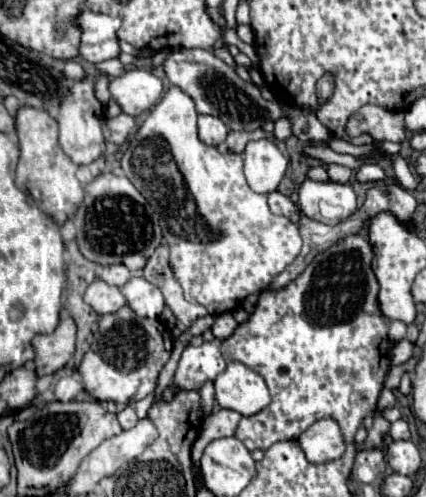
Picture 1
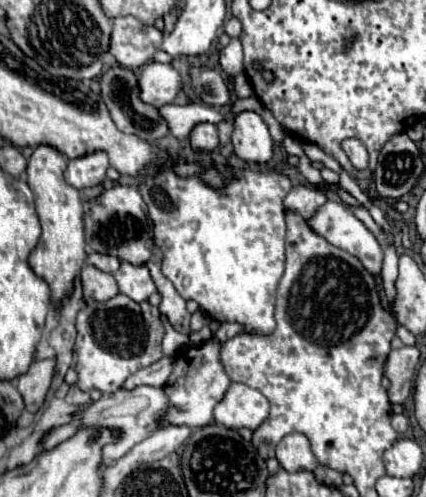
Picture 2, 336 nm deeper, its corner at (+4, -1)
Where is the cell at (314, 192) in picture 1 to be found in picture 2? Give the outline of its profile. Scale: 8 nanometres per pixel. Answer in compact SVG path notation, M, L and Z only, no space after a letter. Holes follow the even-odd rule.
M331 200L325 202L325 204L307 220L307 224L309 224L319 236L323 236L325 240L329 240L329 242L335 244L337 248L343 248L343 250L347 250L349 254L357 256L369 274L373 274L373 276L381 274L383 248L379 246L379 242L375 240L375 236L365 228L365 224L363 224L361 220L357 220L357 218L353 216L353 212L349 212L343 204L331 202Z

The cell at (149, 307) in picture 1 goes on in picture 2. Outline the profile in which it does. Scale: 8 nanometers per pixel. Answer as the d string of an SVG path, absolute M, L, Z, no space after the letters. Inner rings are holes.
M121 262L121 268L113 276L119 284L119 290L131 296L131 300L135 302L143 302L155 292L155 284L147 266L133 266L129 262Z

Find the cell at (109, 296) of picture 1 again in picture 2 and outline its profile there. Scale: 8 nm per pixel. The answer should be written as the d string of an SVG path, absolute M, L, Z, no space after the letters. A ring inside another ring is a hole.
M85 266L81 272L83 294L93 300L111 300L111 296L119 294L117 282L109 272L101 272L95 266Z

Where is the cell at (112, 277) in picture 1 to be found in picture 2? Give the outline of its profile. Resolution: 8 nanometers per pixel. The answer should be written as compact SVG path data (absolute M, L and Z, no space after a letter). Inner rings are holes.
M91 252L91 254L87 256L87 264L95 266L95 268L99 268L99 270L103 270L103 272L111 272L111 274L113 274L113 272L119 268L121 260L115 258L115 256L107 256L107 254Z

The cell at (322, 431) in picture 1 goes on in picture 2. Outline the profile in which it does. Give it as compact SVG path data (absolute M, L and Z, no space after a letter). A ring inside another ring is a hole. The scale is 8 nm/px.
M287 434L275 448L275 458L279 466L287 472L299 470L315 470L317 460L311 452L309 440L303 434Z

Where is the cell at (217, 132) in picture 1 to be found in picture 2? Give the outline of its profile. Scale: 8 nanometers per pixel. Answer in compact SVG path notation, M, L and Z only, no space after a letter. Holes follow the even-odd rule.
M197 124L191 130L191 148L199 152L213 152L219 146L215 124Z

